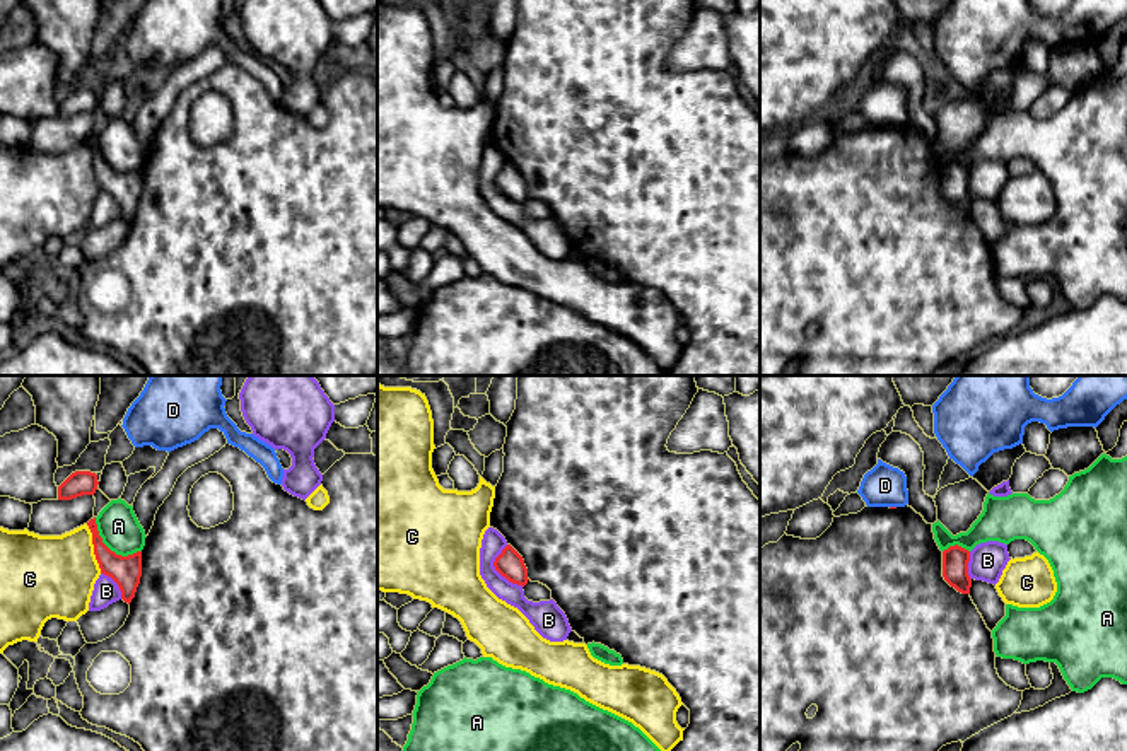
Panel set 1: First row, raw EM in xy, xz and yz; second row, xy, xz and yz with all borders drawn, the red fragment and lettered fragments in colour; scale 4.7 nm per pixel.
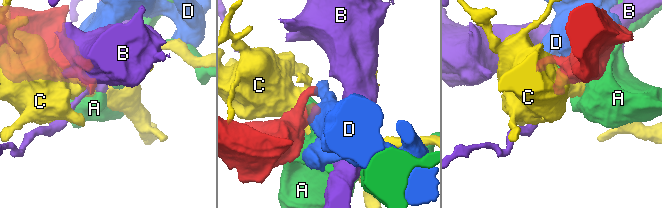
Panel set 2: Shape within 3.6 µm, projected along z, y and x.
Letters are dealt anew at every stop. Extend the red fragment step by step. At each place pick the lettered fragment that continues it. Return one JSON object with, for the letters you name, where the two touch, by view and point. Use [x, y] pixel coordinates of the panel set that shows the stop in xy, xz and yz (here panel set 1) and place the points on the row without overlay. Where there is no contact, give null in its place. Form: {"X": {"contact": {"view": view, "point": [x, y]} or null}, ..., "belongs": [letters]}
{"belongs": []}

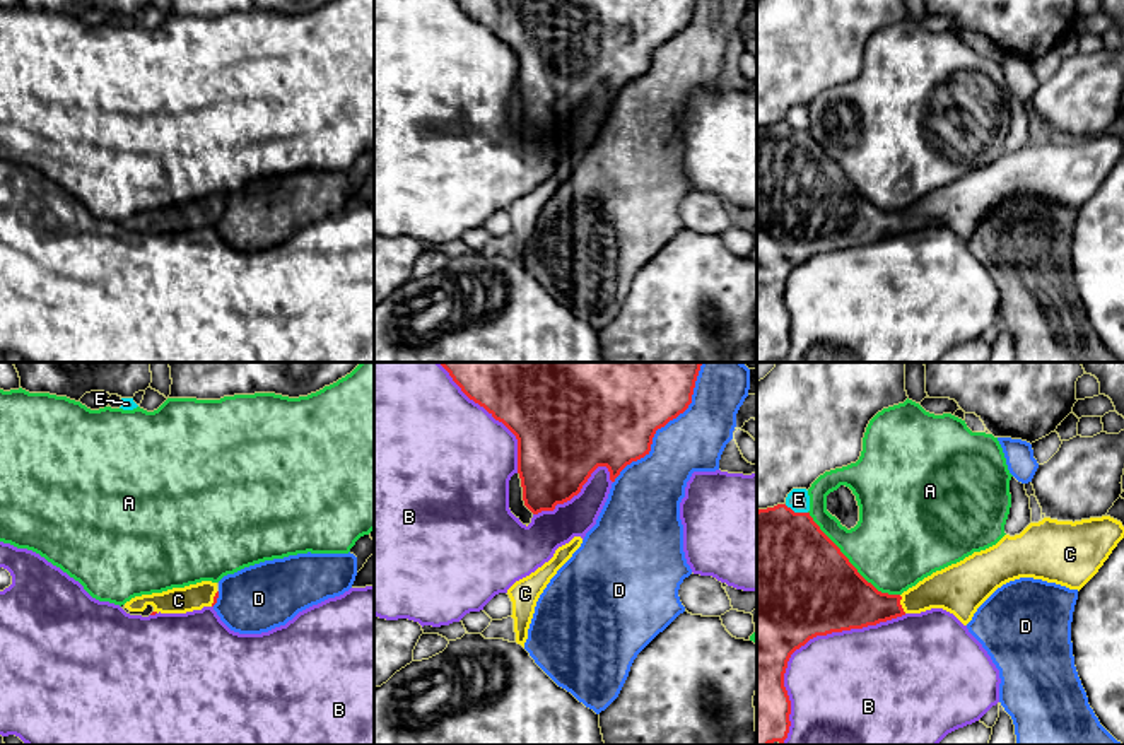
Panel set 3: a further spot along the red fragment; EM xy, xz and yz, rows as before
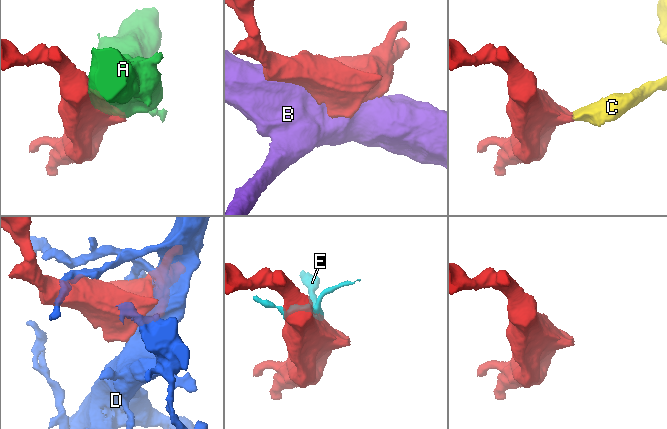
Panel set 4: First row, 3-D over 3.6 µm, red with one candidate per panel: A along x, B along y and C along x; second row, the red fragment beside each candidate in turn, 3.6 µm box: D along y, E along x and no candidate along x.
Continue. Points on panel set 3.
{"C": {"contact": {"view": "yz", "point": [899, 221]}}, "belongs": ["C"]}

